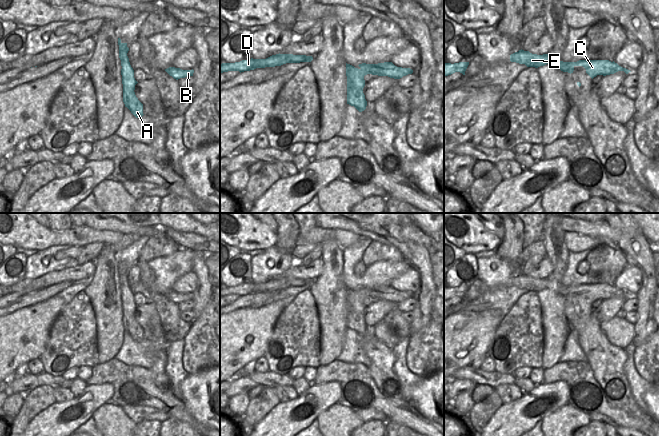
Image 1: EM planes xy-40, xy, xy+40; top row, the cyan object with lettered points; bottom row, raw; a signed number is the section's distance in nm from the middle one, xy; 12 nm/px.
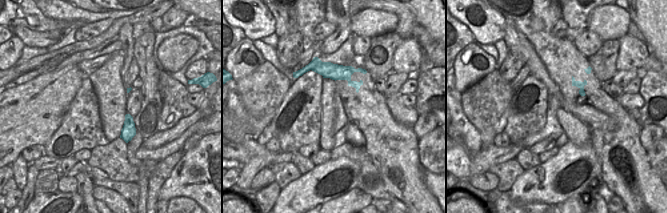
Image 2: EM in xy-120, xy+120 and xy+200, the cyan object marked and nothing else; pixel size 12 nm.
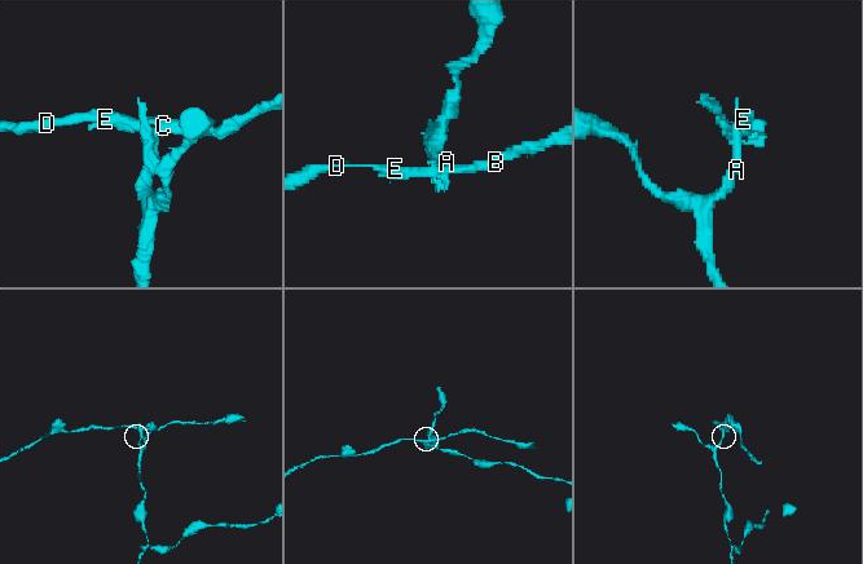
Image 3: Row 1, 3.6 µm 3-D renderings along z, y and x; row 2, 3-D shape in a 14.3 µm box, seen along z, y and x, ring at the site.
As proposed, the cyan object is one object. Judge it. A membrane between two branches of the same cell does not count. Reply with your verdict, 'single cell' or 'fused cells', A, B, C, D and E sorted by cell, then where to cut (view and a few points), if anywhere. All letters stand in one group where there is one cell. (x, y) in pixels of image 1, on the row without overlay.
fused cells; A / B C D E; cut in xy along (350, 290), (349, 302), (351, 306), (362, 312)

